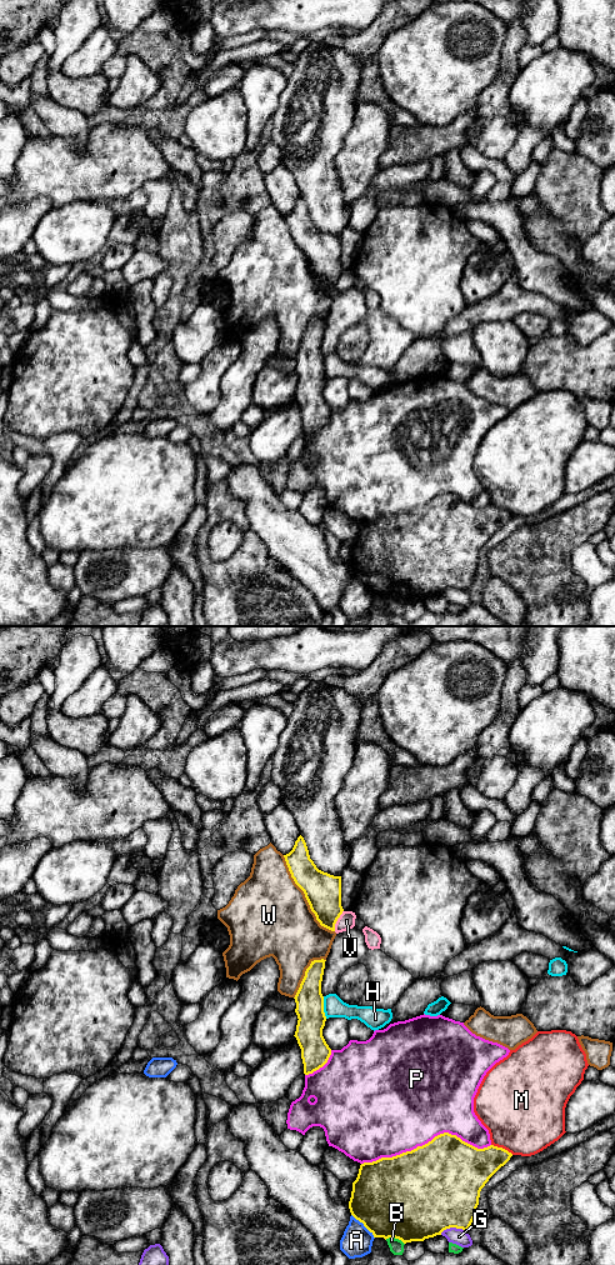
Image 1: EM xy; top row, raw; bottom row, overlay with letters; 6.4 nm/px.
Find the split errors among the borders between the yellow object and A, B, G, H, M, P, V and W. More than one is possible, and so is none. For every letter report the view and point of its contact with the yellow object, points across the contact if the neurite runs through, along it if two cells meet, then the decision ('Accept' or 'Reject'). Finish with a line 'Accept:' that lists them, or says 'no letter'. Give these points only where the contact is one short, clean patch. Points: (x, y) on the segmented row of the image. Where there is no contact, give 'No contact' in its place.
A: Touches yellow at xy (364, 1225). Reject
B: Touches yellow at xy (395, 1238). Reject
G: Touches yellow at xy (453, 1226). Reject
H: Touches yellow at xy (323, 1008). Boundary: xy (323, 996), (323, 1011), (326, 1018). Reject
M: Touches yellow at xy (501, 1148). Reject
P: Touches yellow at xy (425, 1144). Reject
V: Touches yellow at xy (336, 920). Reject
W: Touches yellow at xy (305, 896). Reject
Accept: no letter

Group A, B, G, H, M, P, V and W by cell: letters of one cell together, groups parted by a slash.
A / B / G / H / M / P / V / W

